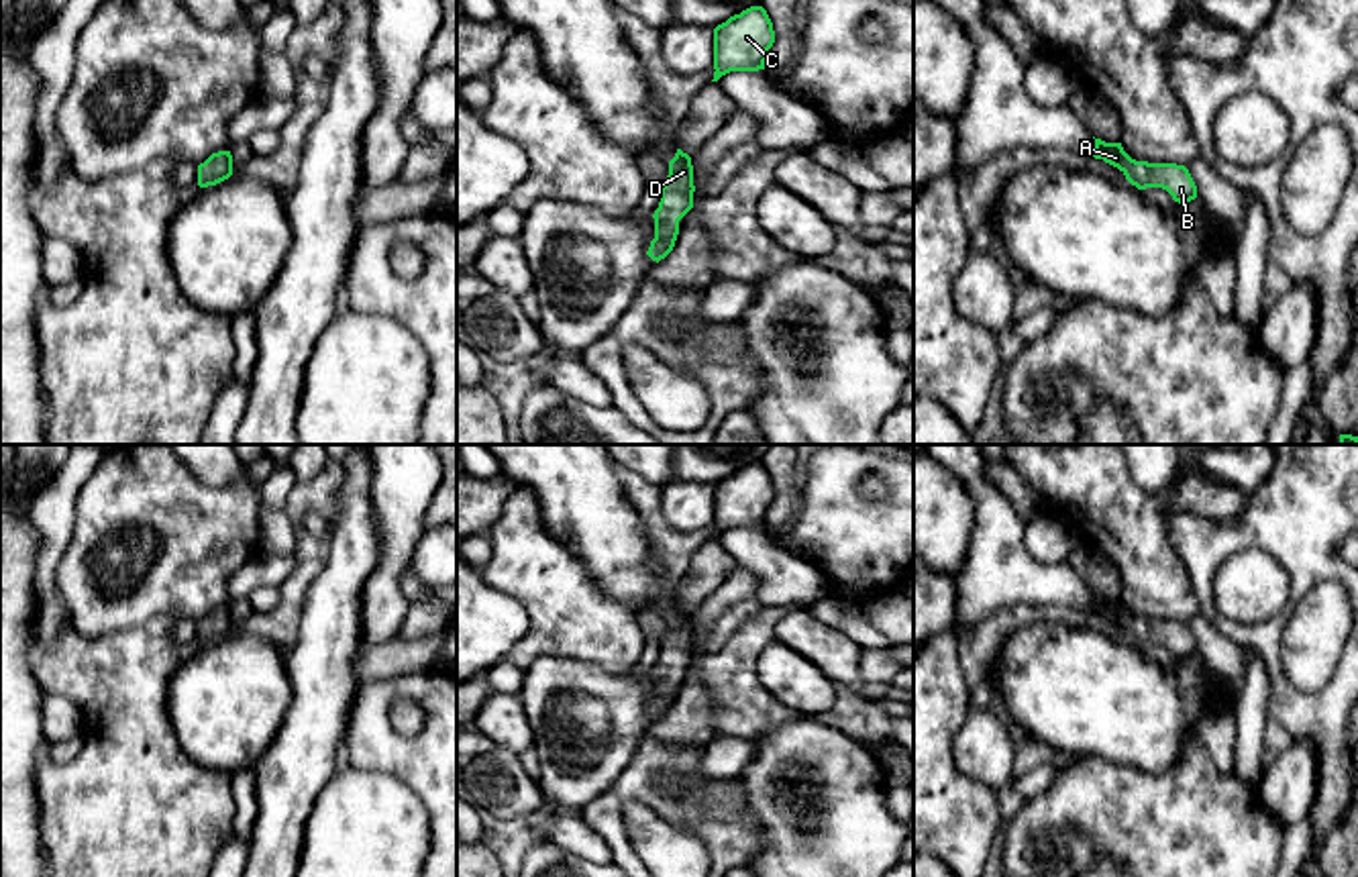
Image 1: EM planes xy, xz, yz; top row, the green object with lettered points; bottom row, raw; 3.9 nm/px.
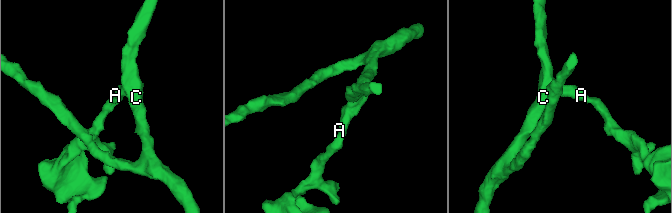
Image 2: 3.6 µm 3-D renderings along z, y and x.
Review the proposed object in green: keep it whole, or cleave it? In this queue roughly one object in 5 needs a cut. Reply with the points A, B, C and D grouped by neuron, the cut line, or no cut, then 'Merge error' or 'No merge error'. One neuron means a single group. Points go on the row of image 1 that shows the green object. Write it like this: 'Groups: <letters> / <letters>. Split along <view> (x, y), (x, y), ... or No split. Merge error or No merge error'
Groups: A B C D. No split. No merge error

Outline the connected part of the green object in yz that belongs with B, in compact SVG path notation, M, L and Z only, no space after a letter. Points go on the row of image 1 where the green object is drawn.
M1095 139L1093 157L1117 167L1138 190L1162 188L1179 204L1197 198L1197 186L1185 165L1136 161L1124 151L1121 143L1101 139Z

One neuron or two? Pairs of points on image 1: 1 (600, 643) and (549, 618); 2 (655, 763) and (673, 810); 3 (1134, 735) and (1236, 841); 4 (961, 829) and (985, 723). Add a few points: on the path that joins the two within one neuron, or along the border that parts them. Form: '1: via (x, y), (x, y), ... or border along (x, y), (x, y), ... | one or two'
1: via (588, 631), (576, 618), (561, 618) | one
2: via (649, 776), (649, 788), (661, 800) | one
3: border along (1197, 733), (1161, 771), (1120, 765) | two
4: border along (957, 733), (955, 763), (996, 790) | two

